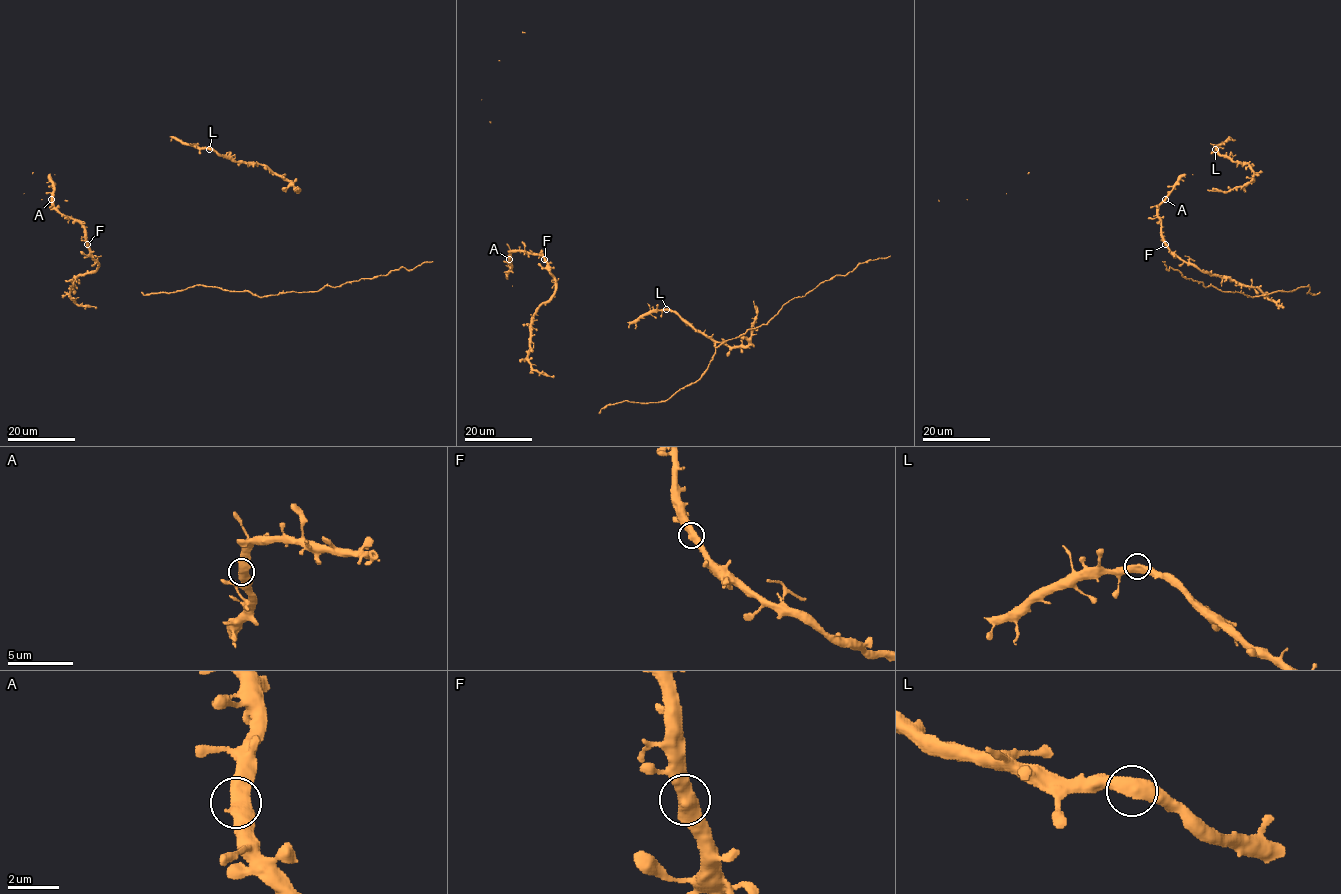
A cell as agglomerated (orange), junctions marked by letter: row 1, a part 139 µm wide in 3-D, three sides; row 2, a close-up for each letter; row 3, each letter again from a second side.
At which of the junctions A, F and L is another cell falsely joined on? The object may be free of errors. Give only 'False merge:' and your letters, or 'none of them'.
False merge: none of them

